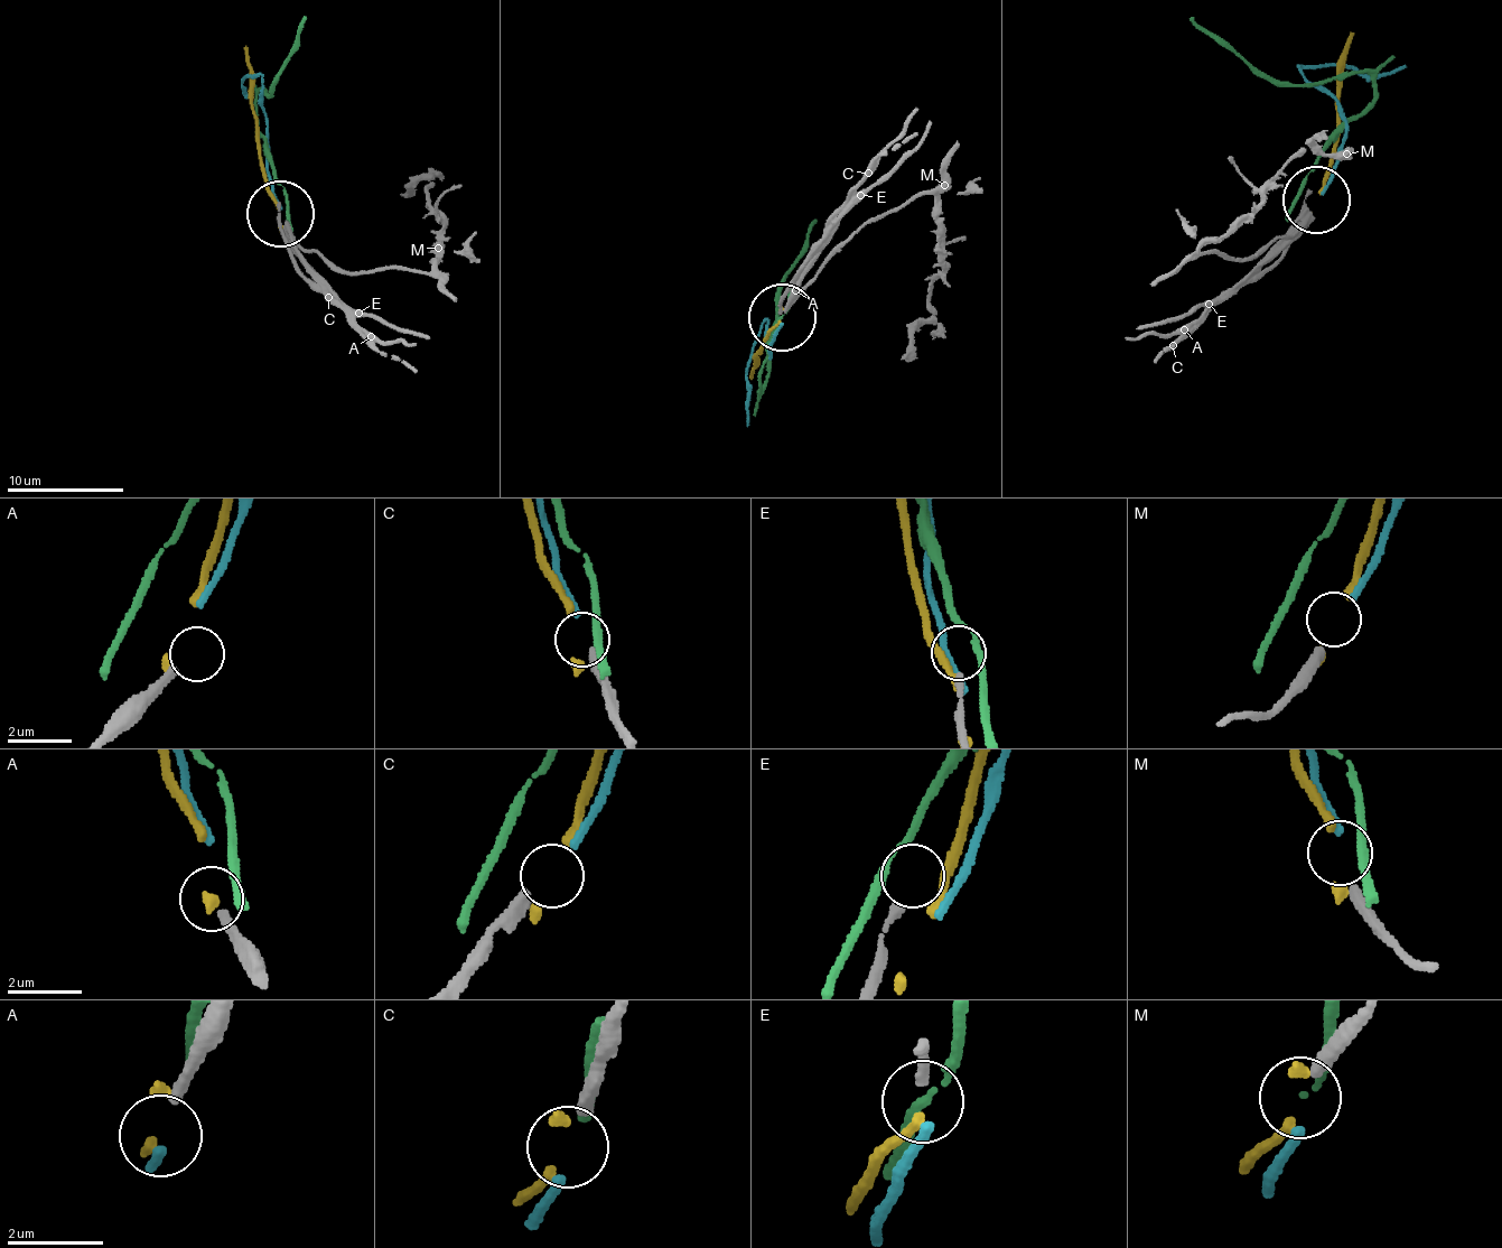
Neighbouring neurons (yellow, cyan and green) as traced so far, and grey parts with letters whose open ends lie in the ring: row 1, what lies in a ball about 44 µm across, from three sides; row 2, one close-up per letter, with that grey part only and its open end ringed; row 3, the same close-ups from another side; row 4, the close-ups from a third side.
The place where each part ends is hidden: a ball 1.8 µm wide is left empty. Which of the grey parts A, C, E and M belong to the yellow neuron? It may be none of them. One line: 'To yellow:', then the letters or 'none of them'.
To yellow: none of them

